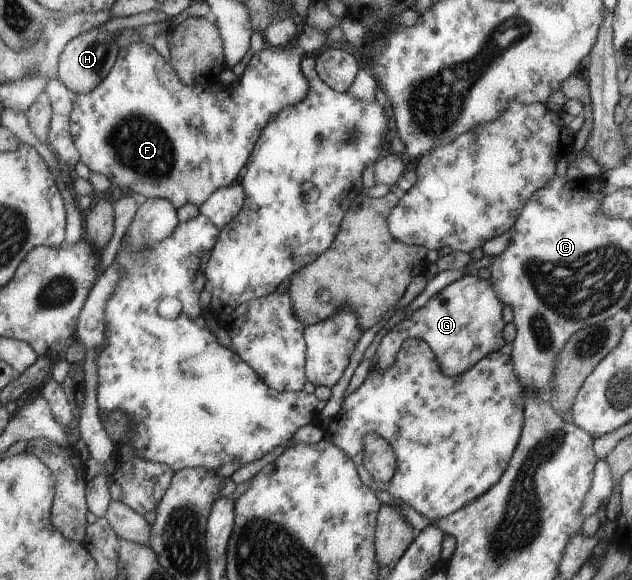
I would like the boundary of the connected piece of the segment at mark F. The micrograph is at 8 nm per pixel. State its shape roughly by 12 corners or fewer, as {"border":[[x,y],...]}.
{"border":[[304,20],[239,86],[184,84],[143,41],[77,94],[80,160],[177,209],[237,181],[306,98]]}

